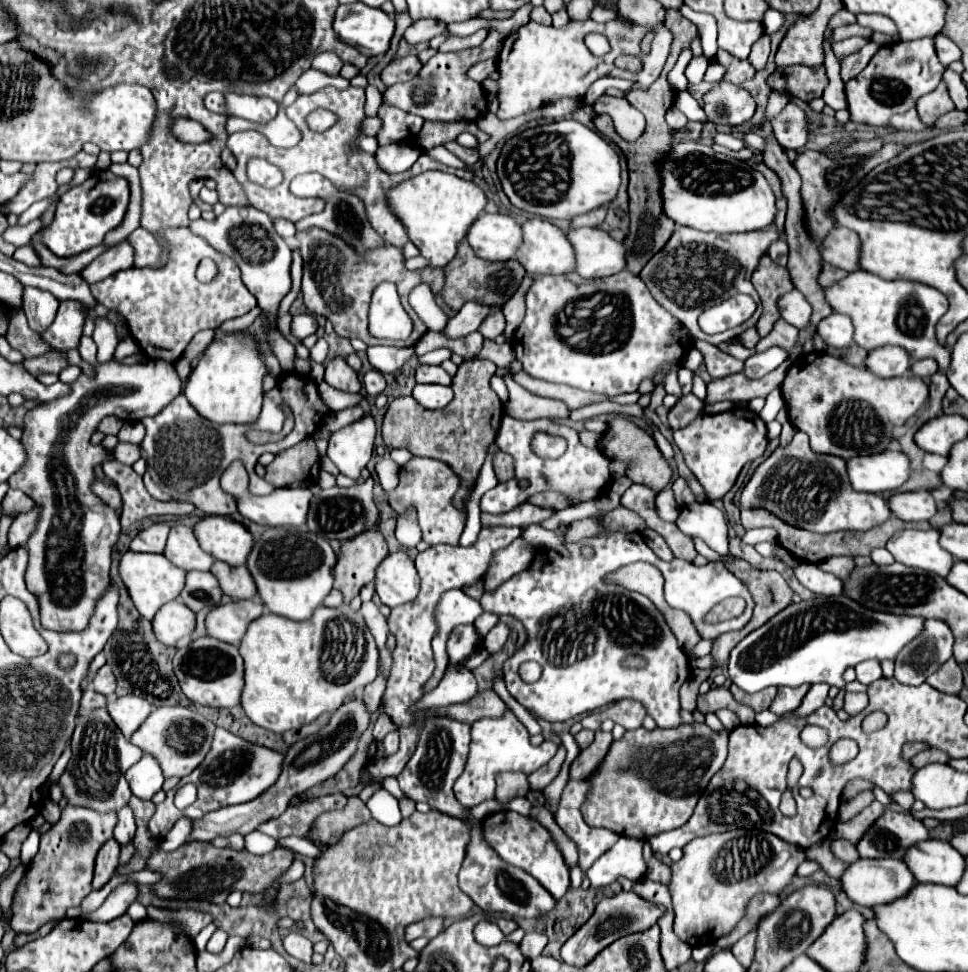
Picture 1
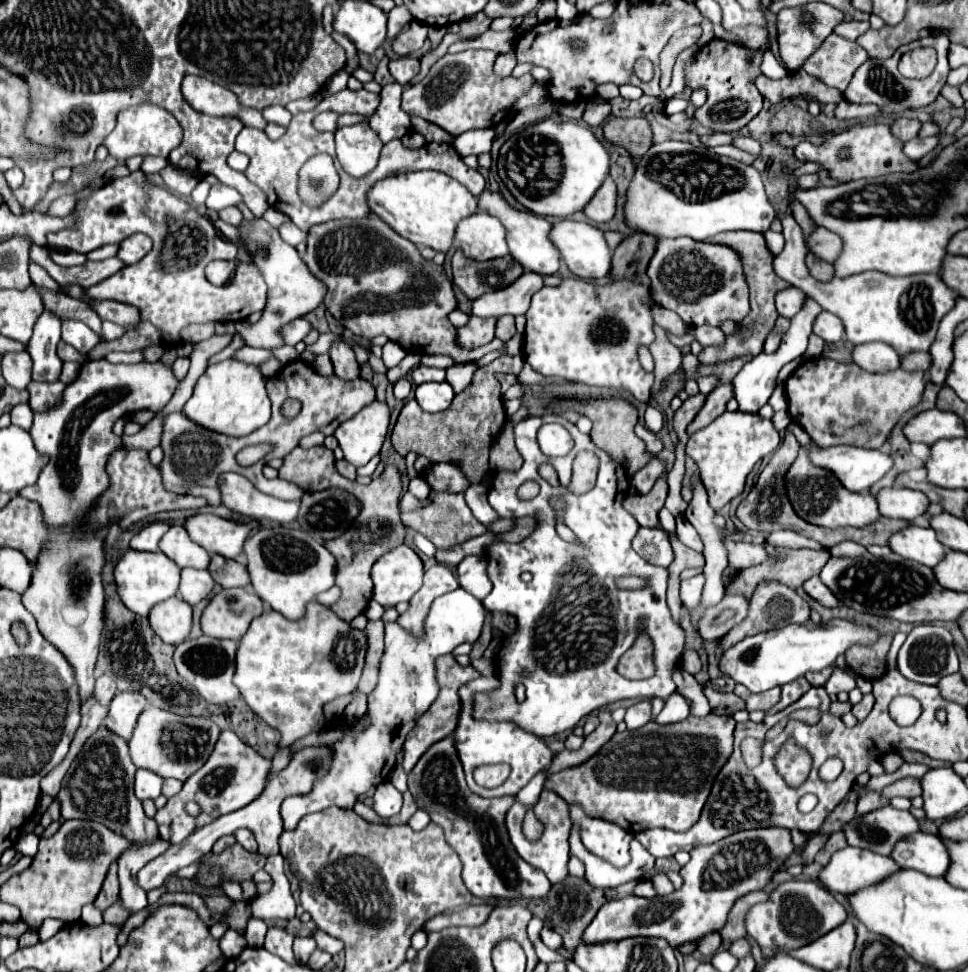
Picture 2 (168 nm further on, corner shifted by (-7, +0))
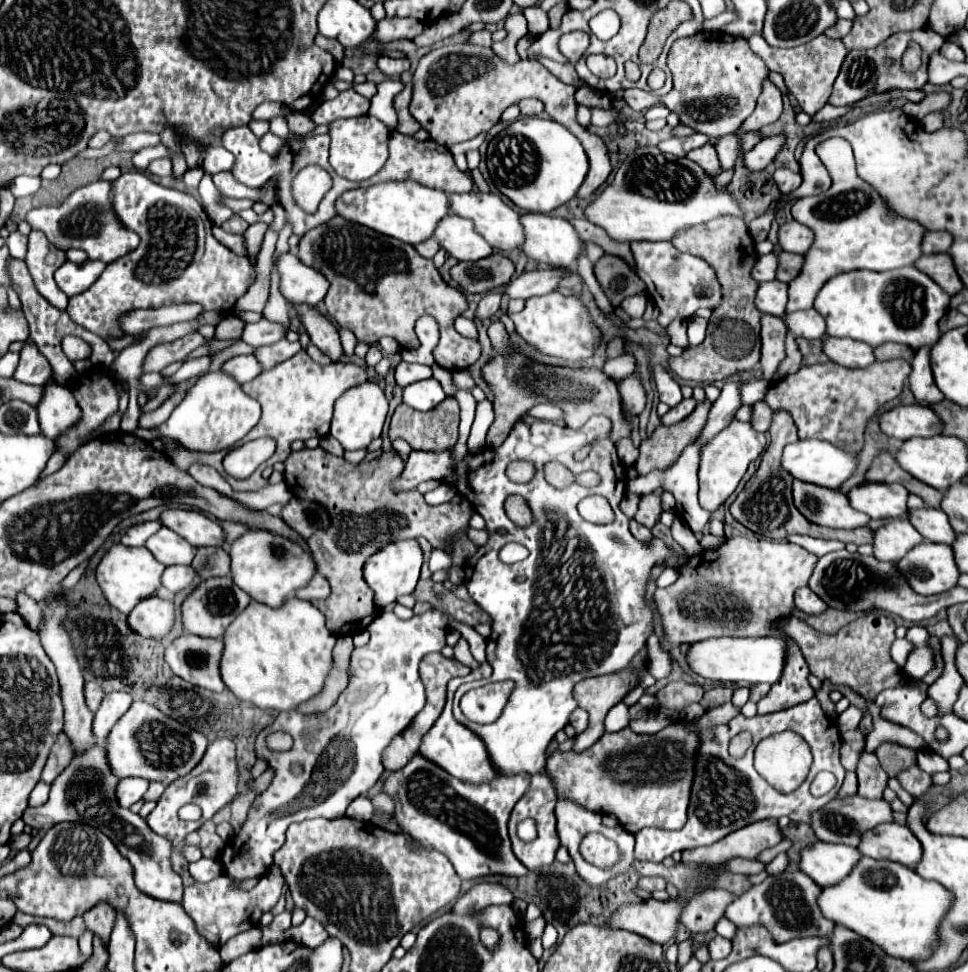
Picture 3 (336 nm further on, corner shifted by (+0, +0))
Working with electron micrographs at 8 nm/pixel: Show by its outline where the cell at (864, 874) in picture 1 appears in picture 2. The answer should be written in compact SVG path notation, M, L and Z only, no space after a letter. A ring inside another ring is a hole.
M846 846L832 854L830 862L820 870L820 882L838 894L854 894L864 886L884 880L888 874L896 872L898 866L888 856L872 854L870 850L860 850Z

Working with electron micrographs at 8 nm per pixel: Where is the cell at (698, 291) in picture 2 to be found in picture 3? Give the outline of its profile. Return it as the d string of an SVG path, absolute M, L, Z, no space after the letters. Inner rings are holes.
M633 242L635 272L647 284L647 294L659 308L659 322L671 324L675 318L691 318L699 308L715 310L721 302L721 284L715 270L701 258L679 252L671 242Z

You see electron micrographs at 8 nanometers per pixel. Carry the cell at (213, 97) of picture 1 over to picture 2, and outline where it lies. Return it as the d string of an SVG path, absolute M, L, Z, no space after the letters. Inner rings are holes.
M186 76L182 80L182 94L188 100L188 104L204 114L216 117L232 116L237 117L246 124L254 126L258 130L266 128L266 120L256 110L246 110L239 103L238 97L230 90L208 82L200 76Z

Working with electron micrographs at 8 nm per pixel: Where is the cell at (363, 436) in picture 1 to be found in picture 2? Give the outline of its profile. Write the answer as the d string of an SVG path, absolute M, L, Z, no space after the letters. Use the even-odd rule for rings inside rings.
M370 402L358 414L342 422L334 436L344 452L344 458L354 466L364 466L380 452L390 424L390 410L386 402Z

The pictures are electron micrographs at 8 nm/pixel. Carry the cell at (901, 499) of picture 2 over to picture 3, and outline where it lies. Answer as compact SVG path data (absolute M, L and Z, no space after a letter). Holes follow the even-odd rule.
M865 482L847 494L855 510L865 512L873 520L903 518L907 514L909 492L901 484Z

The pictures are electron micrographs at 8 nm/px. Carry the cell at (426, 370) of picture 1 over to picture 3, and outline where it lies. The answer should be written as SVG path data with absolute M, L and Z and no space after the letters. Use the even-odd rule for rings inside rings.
M399 362L395 368L395 380L401 388L417 382L417 380L425 380L431 376L431 368L423 366L423 364L407 364L407 362Z

